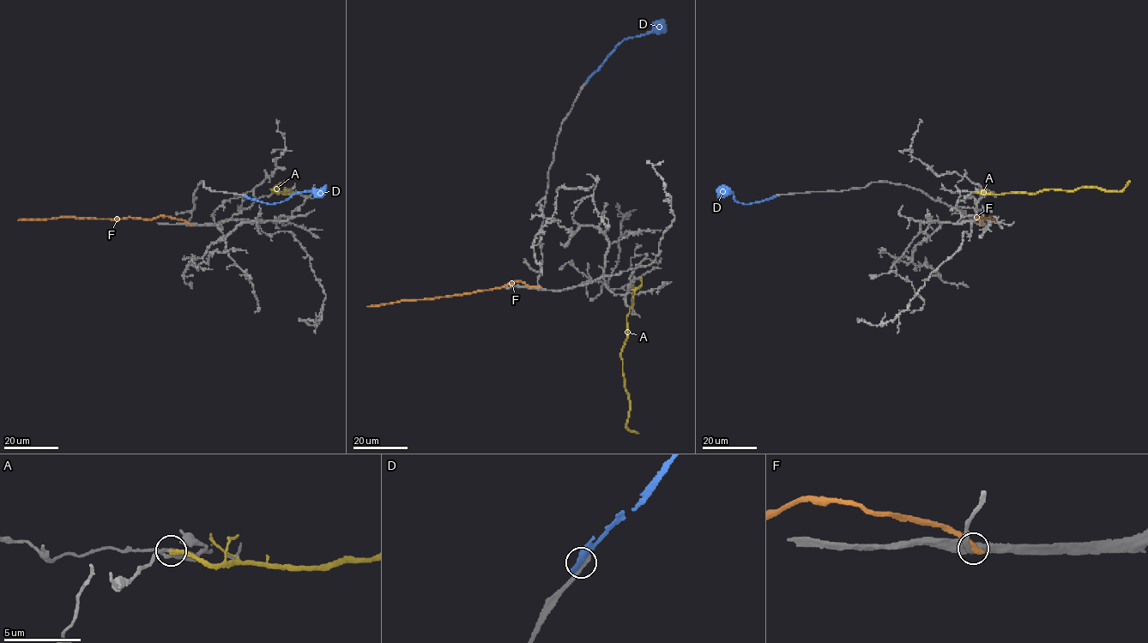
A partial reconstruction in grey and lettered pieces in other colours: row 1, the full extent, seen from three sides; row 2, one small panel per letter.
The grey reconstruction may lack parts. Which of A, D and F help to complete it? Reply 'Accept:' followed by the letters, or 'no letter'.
Accept: no letter

